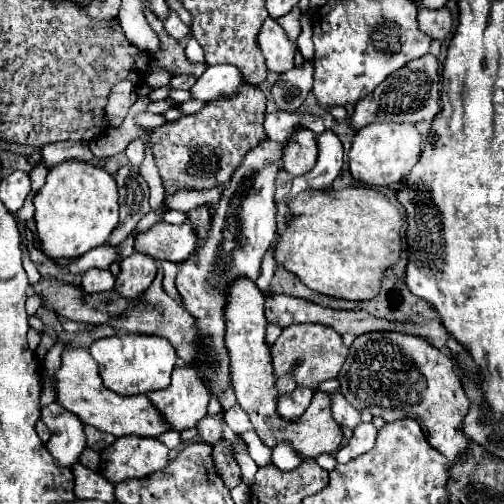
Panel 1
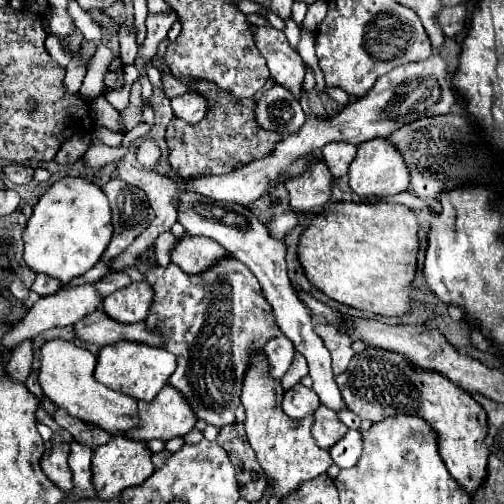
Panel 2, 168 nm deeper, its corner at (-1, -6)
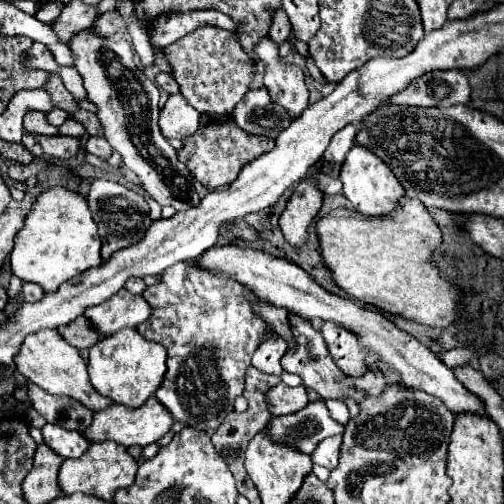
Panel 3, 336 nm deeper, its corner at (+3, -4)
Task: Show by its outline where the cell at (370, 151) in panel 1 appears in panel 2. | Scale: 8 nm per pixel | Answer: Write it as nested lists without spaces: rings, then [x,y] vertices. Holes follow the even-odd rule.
[[[373,138],[373,140],[367,140],[357,146],[357,154],[355,154],[353,162],[349,164],[349,186],[355,194],[359,194],[359,196],[371,196],[371,194],[391,196],[391,194],[407,190],[409,180],[411,180],[411,174],[403,160],[403,154],[387,138]]]

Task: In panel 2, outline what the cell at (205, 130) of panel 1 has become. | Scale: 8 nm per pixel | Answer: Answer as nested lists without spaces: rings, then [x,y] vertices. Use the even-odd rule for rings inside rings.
[[[191,82],[193,88],[199,88],[205,96],[209,96],[211,108],[205,118],[197,124],[185,122],[169,122],[165,134],[165,146],[169,150],[169,164],[173,172],[183,178],[199,178],[199,176],[219,176],[233,172],[235,168],[259,160],[273,152],[275,144],[281,140],[279,134],[263,130],[255,120],[255,100],[245,98],[237,100],[229,92],[223,92],[213,82]]]

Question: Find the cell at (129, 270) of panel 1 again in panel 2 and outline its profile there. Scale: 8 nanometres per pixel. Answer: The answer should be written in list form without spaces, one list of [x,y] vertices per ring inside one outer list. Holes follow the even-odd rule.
[[[147,280],[133,282],[103,300],[103,310],[119,322],[141,322],[147,316],[147,310],[153,300],[153,290]]]

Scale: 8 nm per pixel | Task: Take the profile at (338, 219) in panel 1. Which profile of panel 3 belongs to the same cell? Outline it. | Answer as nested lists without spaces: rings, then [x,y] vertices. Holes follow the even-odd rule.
[[[403,198],[403,204],[383,218],[367,218],[363,214],[355,214],[353,210],[337,208],[329,216],[319,220],[317,234],[321,242],[321,254],[325,258],[325,264],[333,272],[333,280],[355,300],[427,326],[447,328],[457,318],[461,304],[459,288],[443,280],[441,270],[433,262],[433,252],[443,242],[441,230],[423,202],[419,202],[417,198]]]

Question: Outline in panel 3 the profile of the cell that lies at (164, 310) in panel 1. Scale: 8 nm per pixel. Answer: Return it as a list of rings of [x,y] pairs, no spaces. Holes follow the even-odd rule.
[[[83,316],[75,318],[69,324],[59,326],[57,332],[65,338],[65,342],[69,342],[71,346],[75,346],[77,350],[91,348],[97,340],[101,340],[101,336],[91,328],[91,324],[87,322],[87,318],[83,318]]]

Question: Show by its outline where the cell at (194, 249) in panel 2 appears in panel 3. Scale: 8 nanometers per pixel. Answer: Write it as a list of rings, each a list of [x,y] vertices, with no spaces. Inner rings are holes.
[[[225,244],[225,246],[213,246],[207,252],[203,252],[197,258],[197,268],[227,274],[227,276],[235,278],[237,282],[249,286],[253,290],[253,294],[257,294],[259,298],[265,298],[271,304],[281,306],[287,312],[299,314],[307,320],[315,320],[315,318],[317,320],[333,320],[333,322],[339,322],[339,326],[347,326],[347,330],[351,328],[353,334],[359,336],[363,346],[367,346],[367,350],[371,350],[373,354],[379,356],[383,366],[393,368],[401,374],[401,382],[405,386],[419,388],[419,390],[425,390],[427,394],[441,398],[453,414],[487,416],[483,402],[475,394],[471,394],[455,378],[453,370],[447,368],[429,348],[425,348],[421,342],[417,342],[409,332],[403,332],[401,328],[397,328],[381,312],[361,304],[361,302],[353,302],[353,300],[347,300],[347,298],[327,292],[295,262],[285,260],[285,258],[275,258],[261,250],[237,248],[237,246]]]

